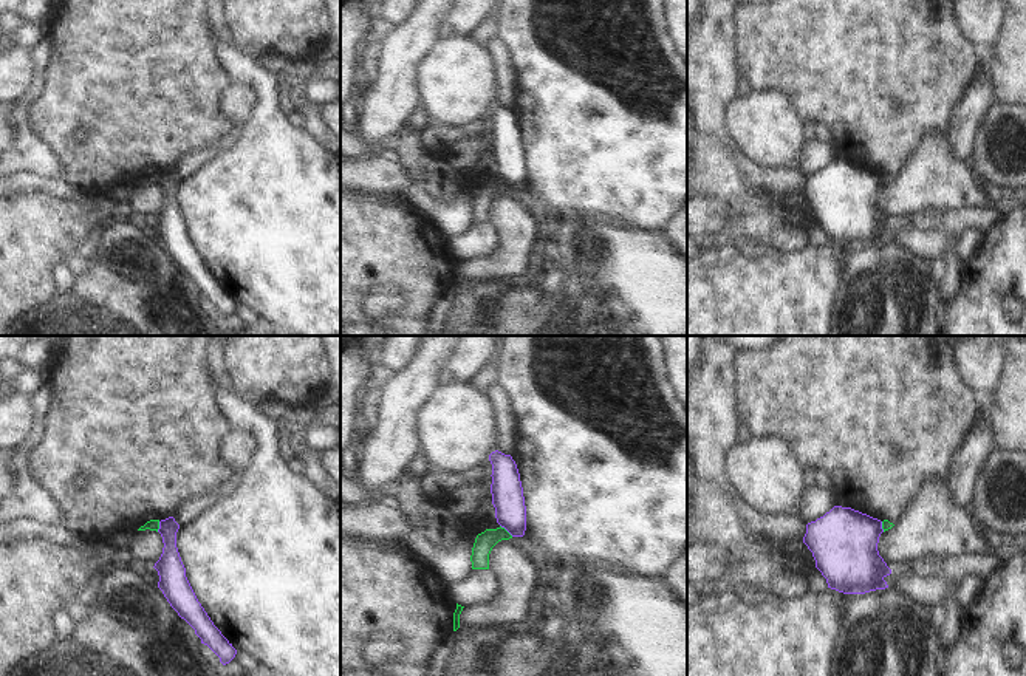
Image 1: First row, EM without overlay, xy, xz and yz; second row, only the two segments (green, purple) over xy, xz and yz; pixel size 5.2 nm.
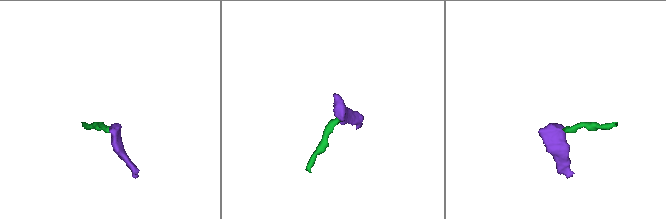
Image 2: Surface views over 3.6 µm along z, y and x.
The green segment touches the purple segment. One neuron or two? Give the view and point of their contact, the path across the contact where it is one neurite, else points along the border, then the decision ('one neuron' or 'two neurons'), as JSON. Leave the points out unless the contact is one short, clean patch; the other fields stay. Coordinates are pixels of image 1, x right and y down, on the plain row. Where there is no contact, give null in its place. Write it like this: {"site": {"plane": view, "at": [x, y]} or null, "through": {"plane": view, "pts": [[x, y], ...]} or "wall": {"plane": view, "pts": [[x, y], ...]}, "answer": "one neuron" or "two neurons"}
{"site": {"plane": "xz", "at": [505, 183]}, "wall": {"plane": "xz", "pts": [[500, 178], [512, 189]]}, "answer": "two neurons"}

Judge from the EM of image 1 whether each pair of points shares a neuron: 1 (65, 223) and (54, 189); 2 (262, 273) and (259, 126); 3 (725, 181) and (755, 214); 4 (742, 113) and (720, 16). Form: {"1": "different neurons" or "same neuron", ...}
{"1": "different neurons", "2": "same neuron", "3": "same neuron", "4": "different neurons"}

